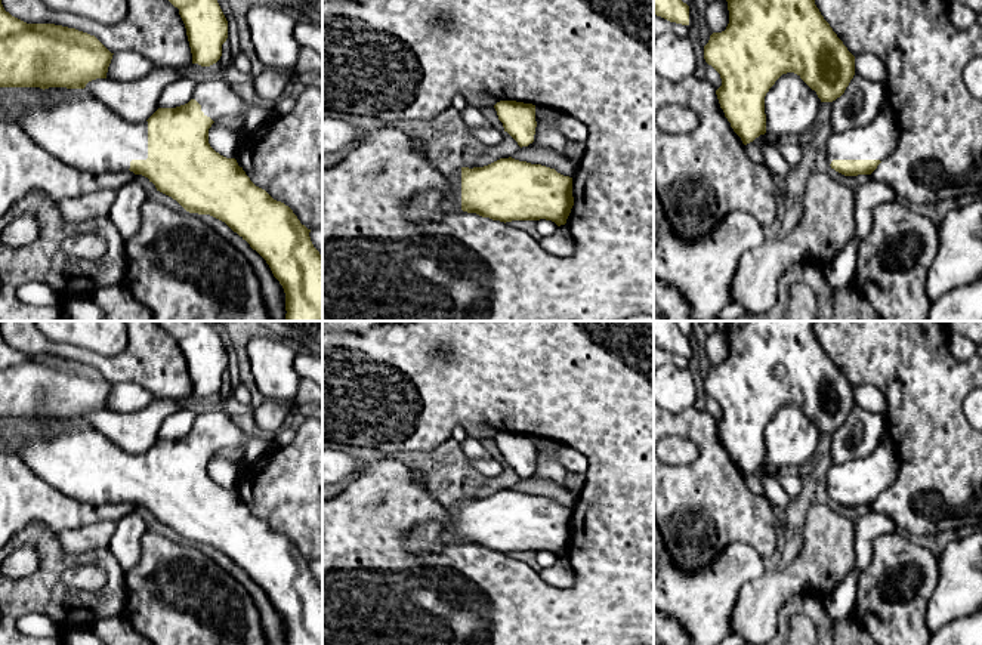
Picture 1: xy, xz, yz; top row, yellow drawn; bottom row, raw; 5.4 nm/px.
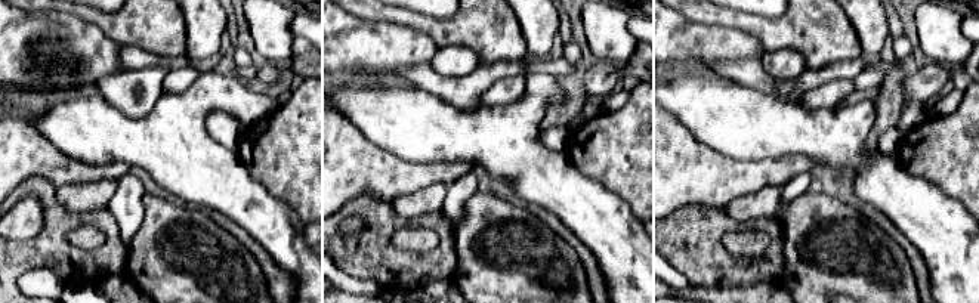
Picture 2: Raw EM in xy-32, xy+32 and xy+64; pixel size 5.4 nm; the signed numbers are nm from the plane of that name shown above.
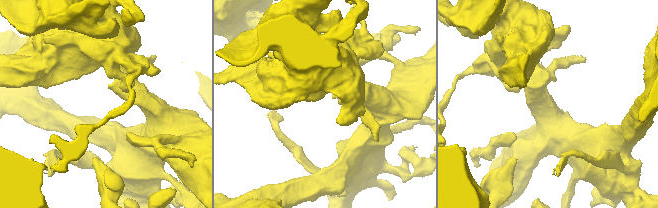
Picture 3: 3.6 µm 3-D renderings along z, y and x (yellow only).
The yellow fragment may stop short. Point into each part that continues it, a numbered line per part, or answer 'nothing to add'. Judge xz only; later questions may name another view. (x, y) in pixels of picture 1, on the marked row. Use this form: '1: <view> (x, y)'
1: xz (428, 203)

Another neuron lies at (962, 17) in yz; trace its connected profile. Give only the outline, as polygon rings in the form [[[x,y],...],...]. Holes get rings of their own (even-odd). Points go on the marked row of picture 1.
[[[951,1],[949,19],[958,30],[967,30],[978,24],[978,15],[967,6]]]

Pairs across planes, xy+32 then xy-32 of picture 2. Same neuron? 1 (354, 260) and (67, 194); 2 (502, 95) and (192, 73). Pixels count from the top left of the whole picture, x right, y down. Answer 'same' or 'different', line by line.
1: different
2: same

